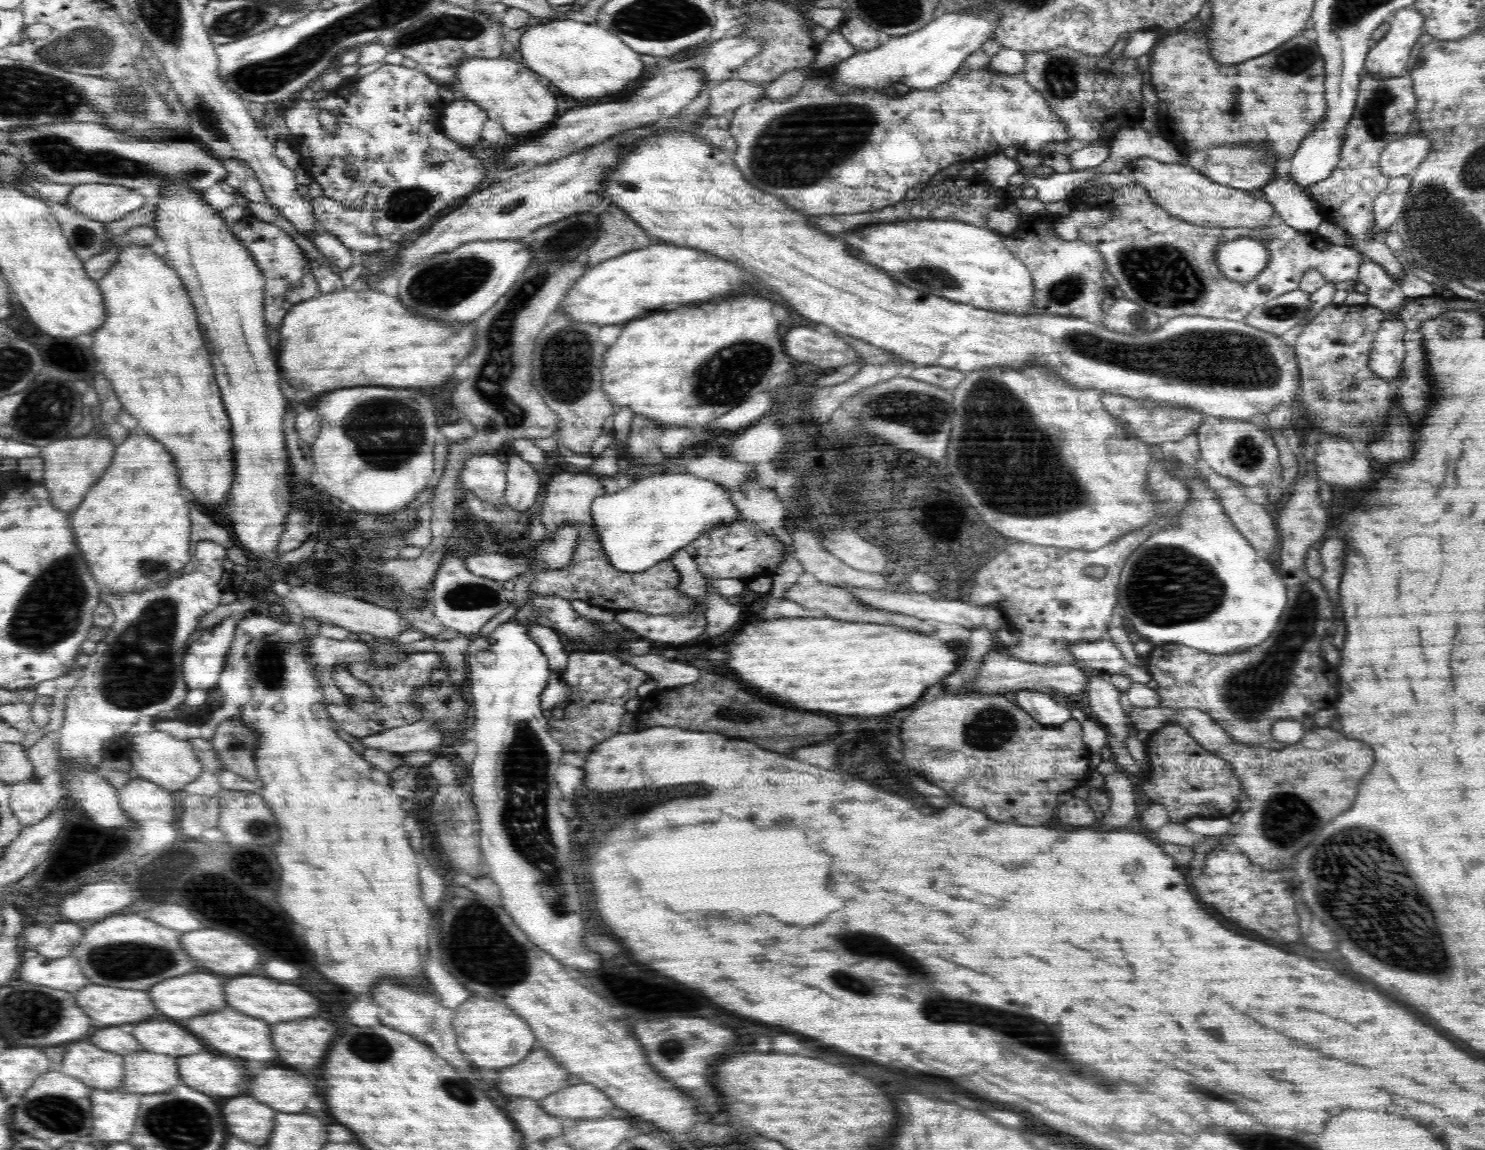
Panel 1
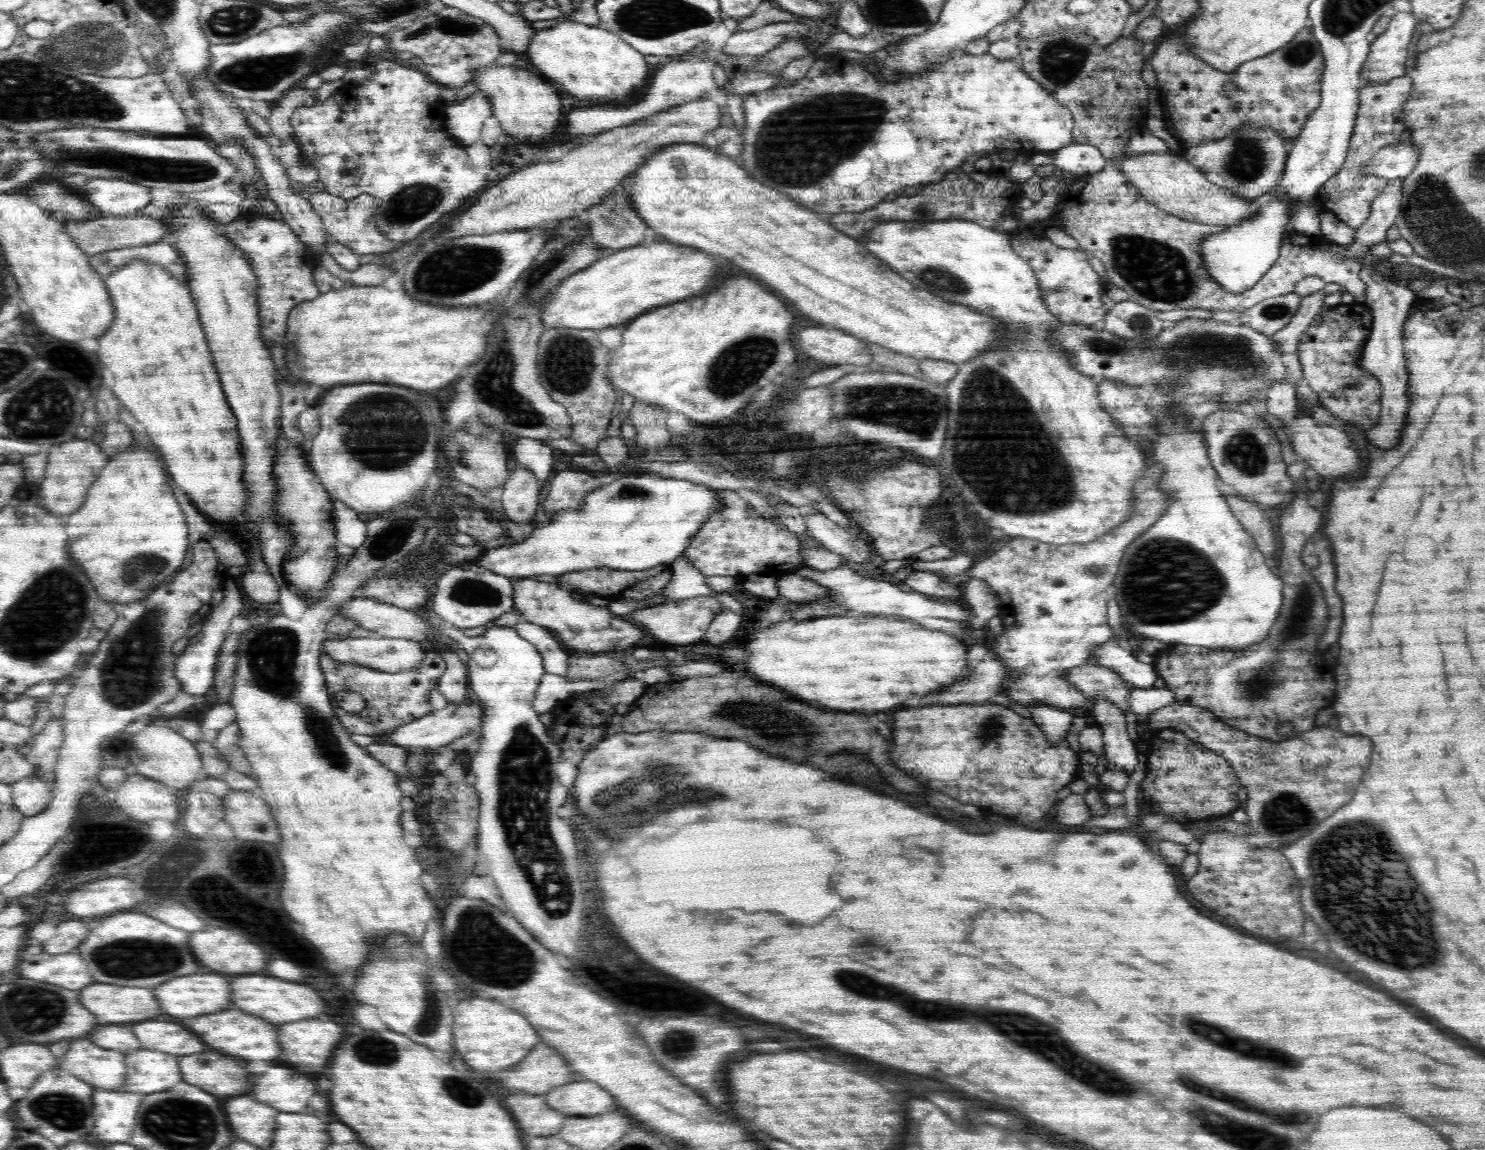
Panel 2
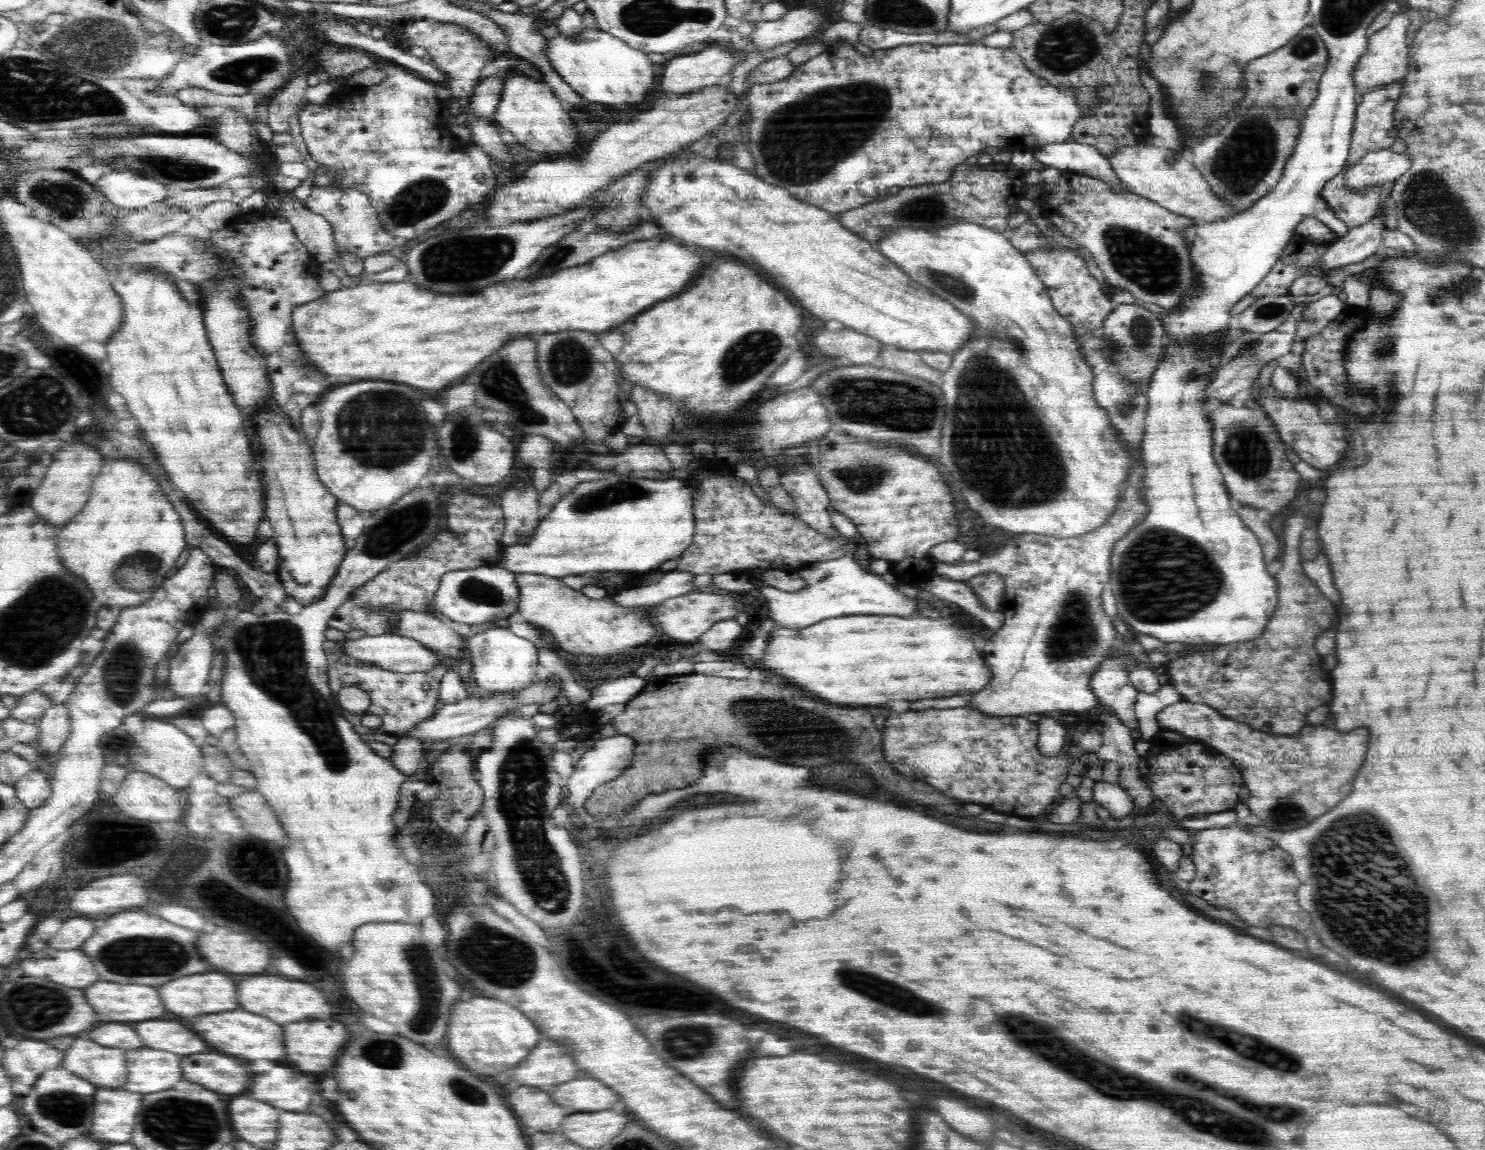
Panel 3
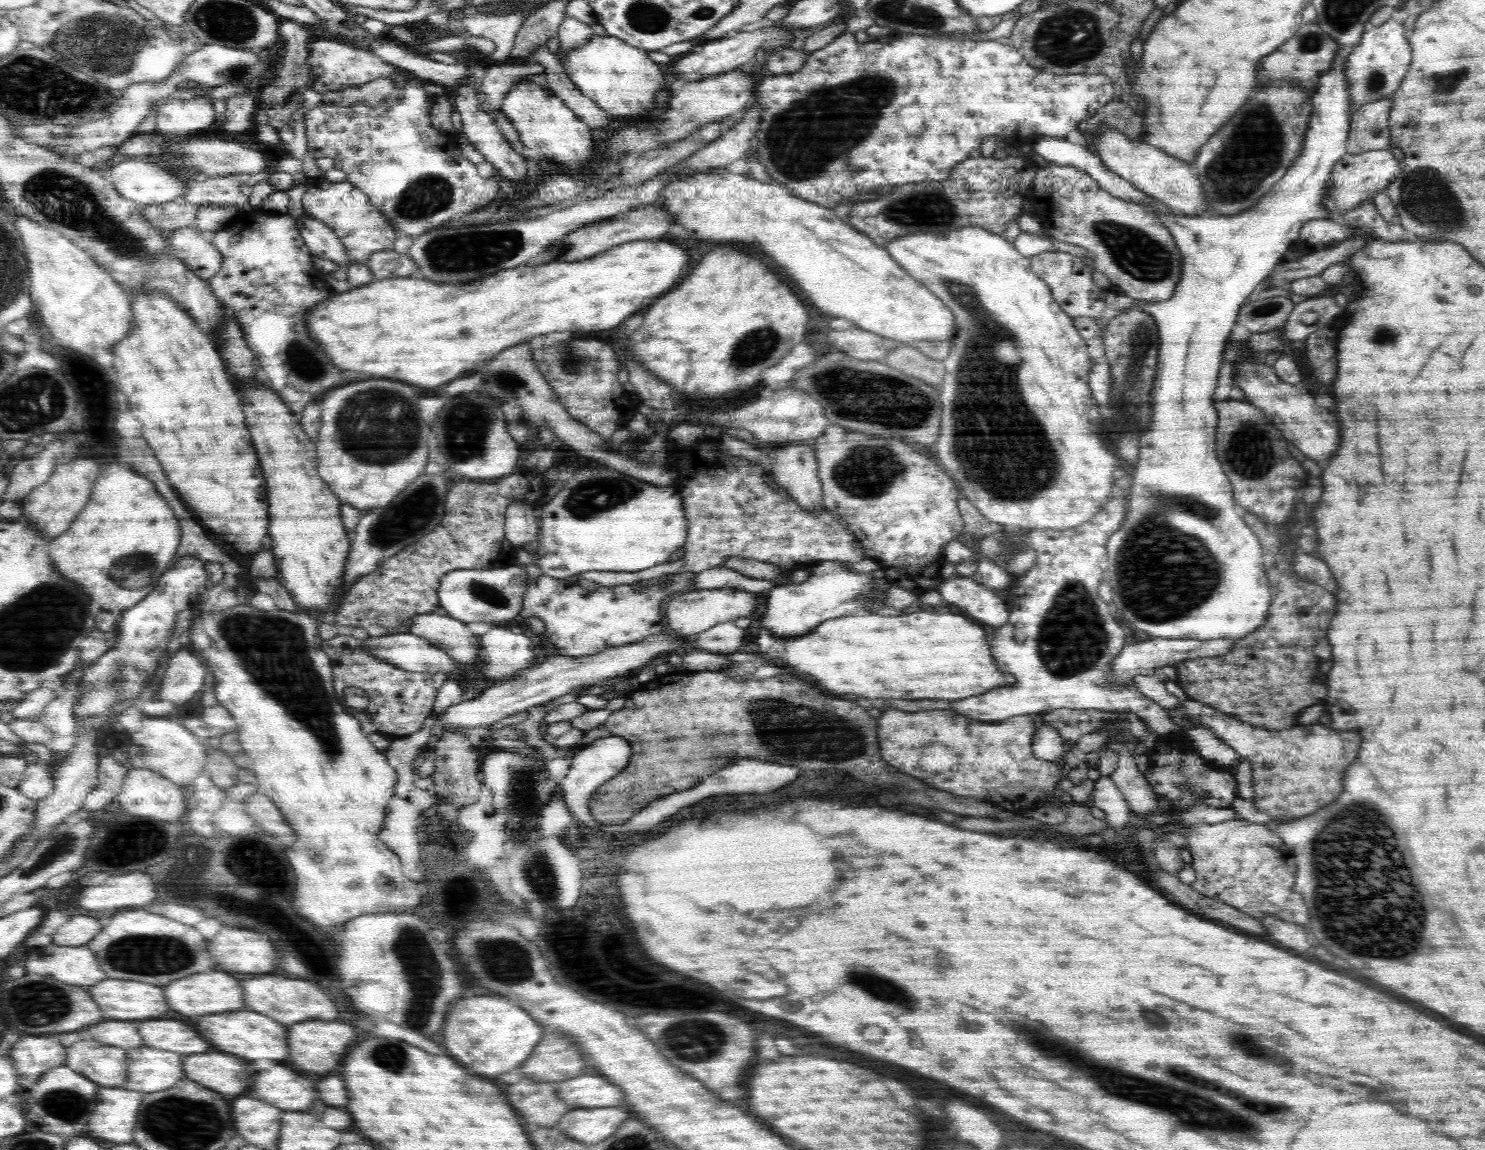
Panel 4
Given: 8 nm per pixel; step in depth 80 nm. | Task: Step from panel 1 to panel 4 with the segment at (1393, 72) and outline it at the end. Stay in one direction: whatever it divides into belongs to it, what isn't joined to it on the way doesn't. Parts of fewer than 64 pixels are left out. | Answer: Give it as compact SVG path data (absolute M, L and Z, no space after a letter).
M1387 20L1384 24L1364 32L1360 42L1347 54L1343 67L1344 80L1348 81L1349 110L1362 108L1396 92L1411 62L1411 46L1404 24Z

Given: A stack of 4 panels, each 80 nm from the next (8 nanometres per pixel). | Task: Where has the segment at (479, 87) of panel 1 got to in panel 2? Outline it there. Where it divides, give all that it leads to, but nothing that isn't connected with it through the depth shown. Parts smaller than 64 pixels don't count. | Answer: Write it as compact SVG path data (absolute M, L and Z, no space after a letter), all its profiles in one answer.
M486 65L473 72L470 84L489 98L493 115L505 134L523 143L556 140L562 132L562 106L558 88L533 69L526 71L516 65Z

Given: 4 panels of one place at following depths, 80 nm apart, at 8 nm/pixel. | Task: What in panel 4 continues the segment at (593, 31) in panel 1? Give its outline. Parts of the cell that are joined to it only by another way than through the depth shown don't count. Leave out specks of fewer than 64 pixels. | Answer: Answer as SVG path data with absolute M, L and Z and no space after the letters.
M594 35L588 44L570 49L561 58L561 65L584 96L591 98L610 116L628 120L658 110L658 104L650 100L656 98L666 78L660 64L648 56L650 54L646 54L645 50L630 46L619 38Z

